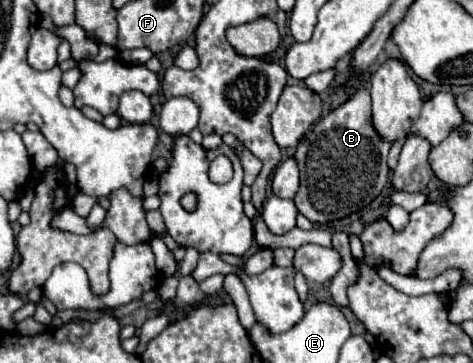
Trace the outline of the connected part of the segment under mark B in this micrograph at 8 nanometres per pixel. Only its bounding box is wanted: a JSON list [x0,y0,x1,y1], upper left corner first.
[295,89,393,223]

